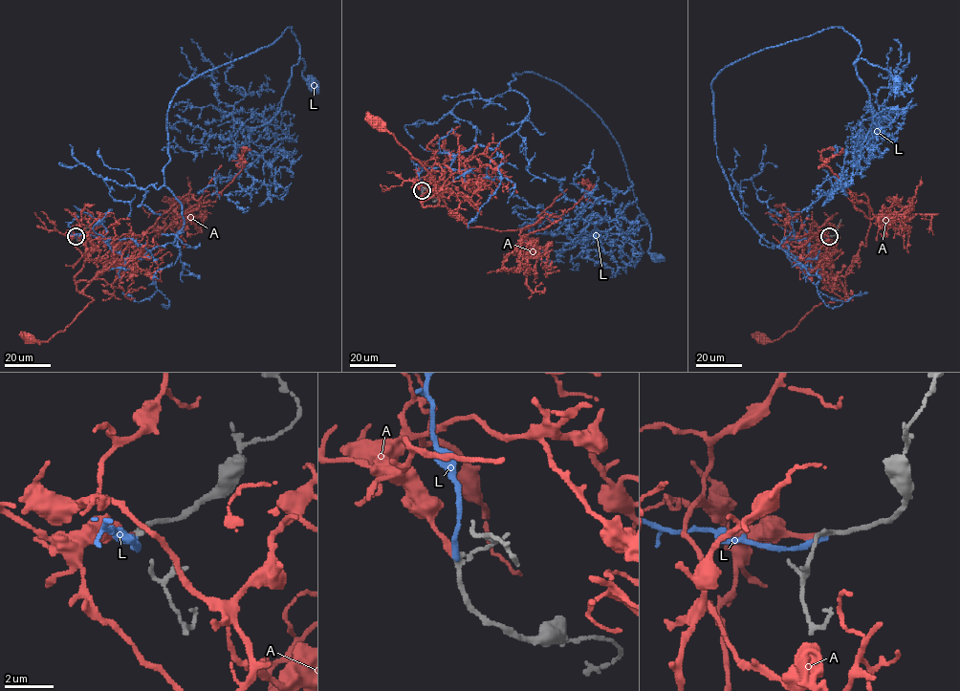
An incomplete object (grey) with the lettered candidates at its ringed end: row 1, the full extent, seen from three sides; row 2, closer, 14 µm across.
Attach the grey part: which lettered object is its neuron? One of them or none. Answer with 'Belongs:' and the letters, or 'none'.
Belongs: A

